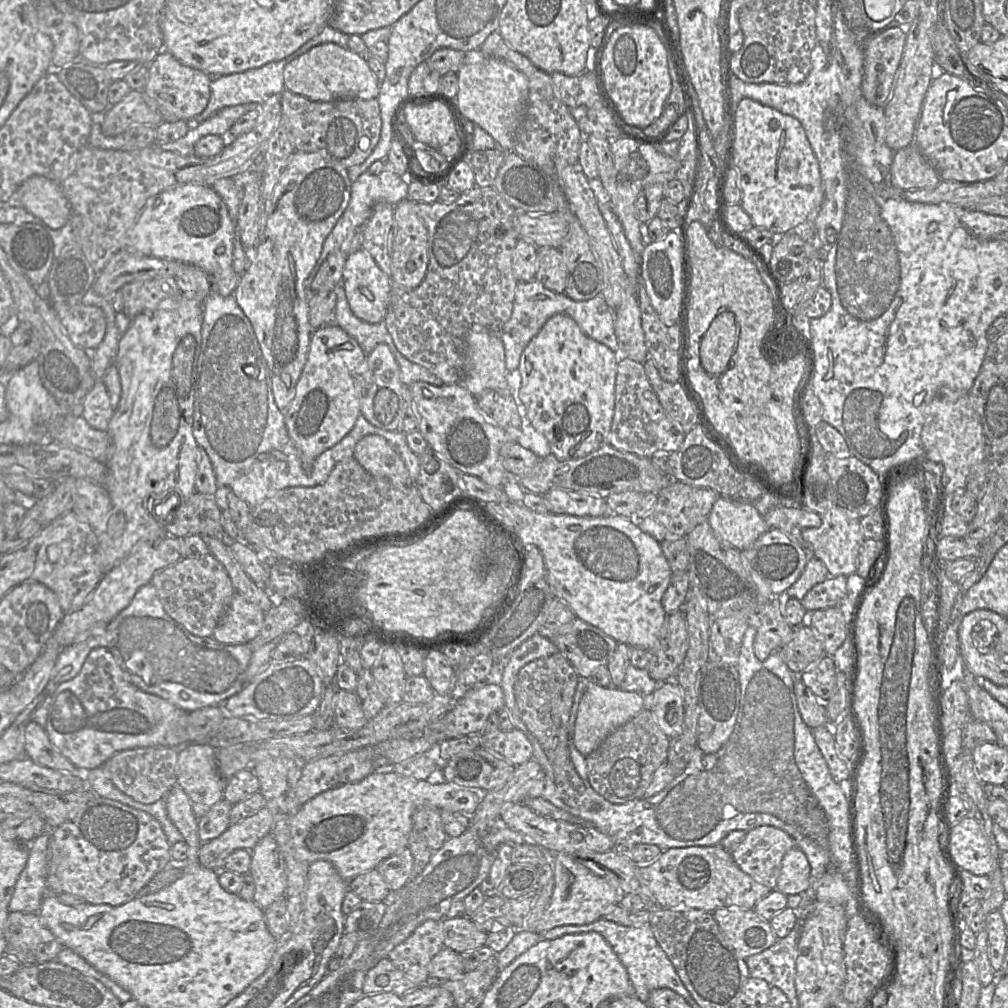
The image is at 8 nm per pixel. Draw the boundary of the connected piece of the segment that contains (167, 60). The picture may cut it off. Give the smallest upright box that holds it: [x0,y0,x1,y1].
[142,50,212,122]

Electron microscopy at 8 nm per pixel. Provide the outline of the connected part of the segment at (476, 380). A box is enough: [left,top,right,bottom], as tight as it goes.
[462,325,509,396]

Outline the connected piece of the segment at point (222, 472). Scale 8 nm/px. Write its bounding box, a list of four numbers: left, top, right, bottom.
[192,291,420,508]

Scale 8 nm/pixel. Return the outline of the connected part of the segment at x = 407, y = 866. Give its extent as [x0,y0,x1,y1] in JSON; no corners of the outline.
[375,847,413,891]

